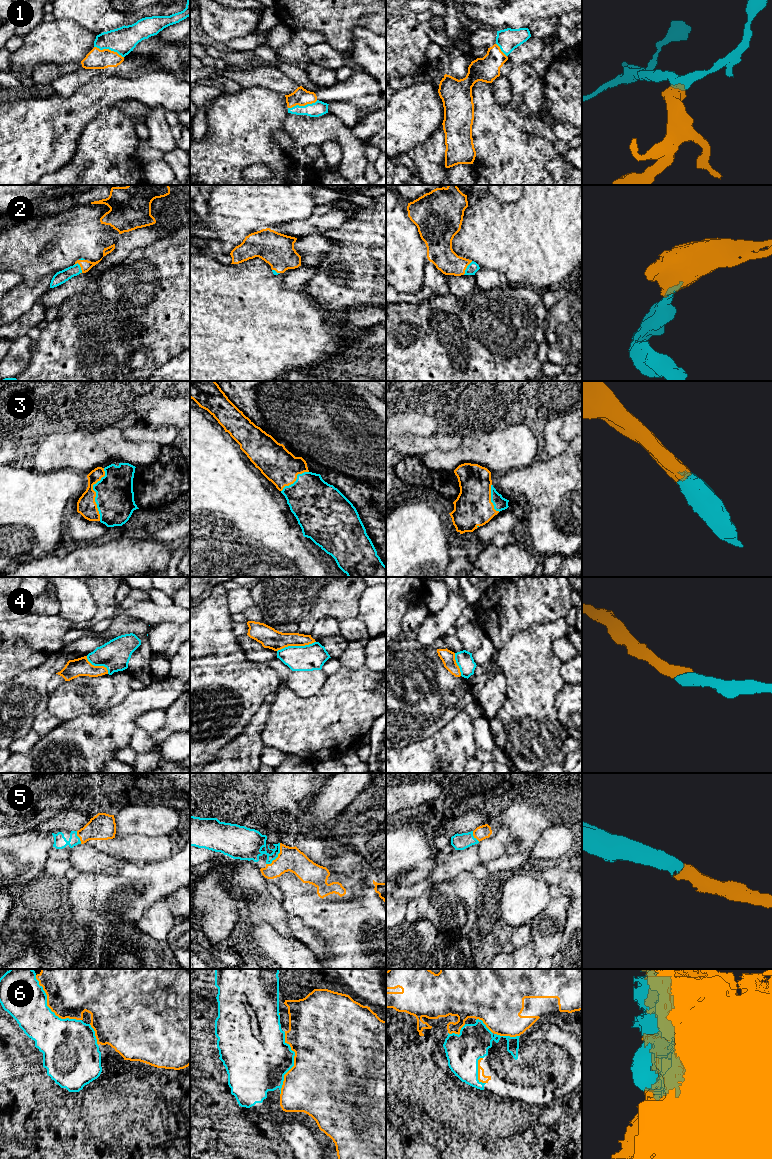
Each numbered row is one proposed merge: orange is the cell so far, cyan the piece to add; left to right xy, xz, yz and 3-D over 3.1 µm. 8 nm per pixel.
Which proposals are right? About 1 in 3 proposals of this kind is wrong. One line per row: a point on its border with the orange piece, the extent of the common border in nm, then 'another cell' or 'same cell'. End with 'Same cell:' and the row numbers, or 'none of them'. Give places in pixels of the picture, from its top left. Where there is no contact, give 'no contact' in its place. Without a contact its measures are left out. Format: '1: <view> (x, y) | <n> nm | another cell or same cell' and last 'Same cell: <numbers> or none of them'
1: xy (108, 49) | 260 nm | same cell
2: xy (81, 268) | 100 nm | same cell
3: xy (95, 494) | 420 nm | same cell
4: xz (296, 645) | 320 nm | same cell
5: xz (278, 855) | 200 nm | same cell
6: xy (49, 1007) | 500 nm | another cell
Same cell: 1, 2, 3, 4, 5

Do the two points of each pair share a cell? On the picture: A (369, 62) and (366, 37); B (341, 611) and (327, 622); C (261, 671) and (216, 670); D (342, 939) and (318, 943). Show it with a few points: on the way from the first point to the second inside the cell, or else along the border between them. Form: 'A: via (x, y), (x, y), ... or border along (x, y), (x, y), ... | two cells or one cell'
A: via (369, 56), (369, 50), (365, 43) | one cell
B: border along (339, 621), (331, 617), (322, 617), (312, 630) | two cells
C: via (250, 671), (227, 671) | one cell
D: border along (307, 927), (325, 942), (327, 955), (324, 958) | two cells

